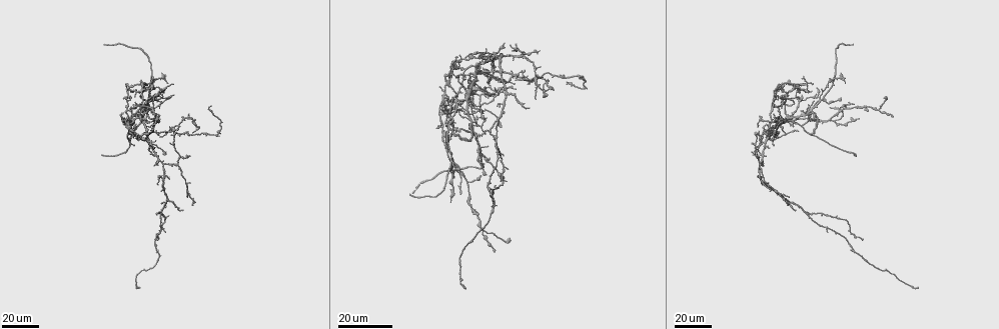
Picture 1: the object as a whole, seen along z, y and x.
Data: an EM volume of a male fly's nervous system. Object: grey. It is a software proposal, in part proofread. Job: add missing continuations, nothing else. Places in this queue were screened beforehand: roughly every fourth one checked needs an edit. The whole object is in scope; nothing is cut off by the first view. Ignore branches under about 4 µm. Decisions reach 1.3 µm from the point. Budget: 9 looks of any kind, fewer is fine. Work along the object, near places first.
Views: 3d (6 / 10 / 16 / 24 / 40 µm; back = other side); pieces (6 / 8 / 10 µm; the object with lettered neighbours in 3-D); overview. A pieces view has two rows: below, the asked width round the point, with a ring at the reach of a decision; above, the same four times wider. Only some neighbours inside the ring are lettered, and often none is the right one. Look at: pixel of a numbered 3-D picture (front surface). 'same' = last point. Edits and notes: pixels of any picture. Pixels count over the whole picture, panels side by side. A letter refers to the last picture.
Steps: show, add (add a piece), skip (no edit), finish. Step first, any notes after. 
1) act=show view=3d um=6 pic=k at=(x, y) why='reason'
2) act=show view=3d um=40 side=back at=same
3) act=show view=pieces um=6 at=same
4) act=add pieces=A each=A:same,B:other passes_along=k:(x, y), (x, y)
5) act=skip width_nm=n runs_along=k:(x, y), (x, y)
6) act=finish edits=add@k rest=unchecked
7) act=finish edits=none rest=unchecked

act=show view=3d um=40 pic=1 at=(459, 129) why='an open end'

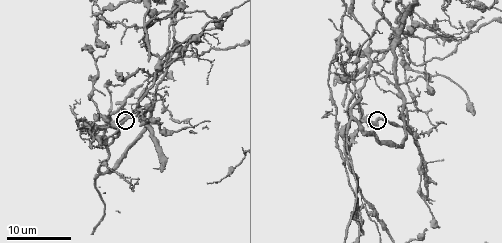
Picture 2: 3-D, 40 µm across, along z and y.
act=show view=pieces um=8 pic=2 at=(376, 123)

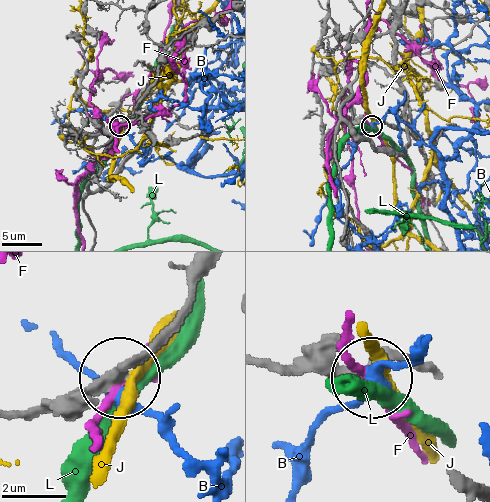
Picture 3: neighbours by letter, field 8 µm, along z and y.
act=skip each=B:other,F:other,J:other,L:other found='none of them fits'

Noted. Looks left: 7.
act=show view=3d um=40 pic=1 at=(168, 179) why='thin end'

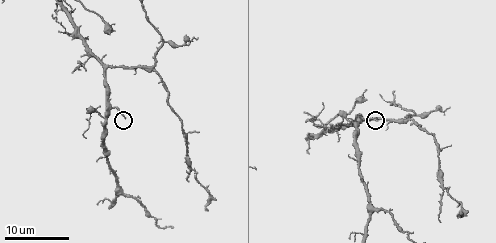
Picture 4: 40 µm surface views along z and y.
act=show view=pieces um=8 pic=4 at=(376, 120)

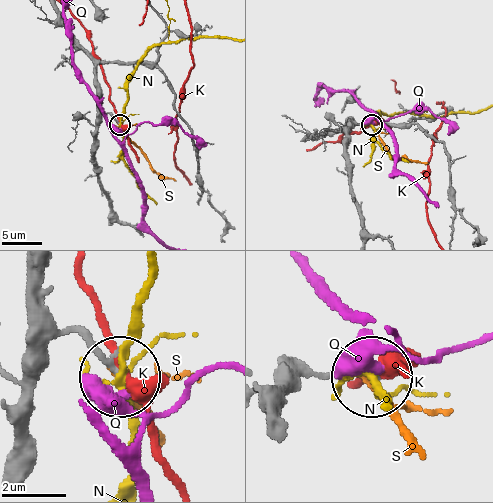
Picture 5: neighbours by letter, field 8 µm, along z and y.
act=skip each=K:other,N:other,Q:other,S:other runs_along=5:(33, 270), (41, 308), (81, 332), (119, 370) found='none of them fits'

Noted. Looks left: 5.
act=show view=3d um=16 pic=2 at=(416, 88) why='free end'

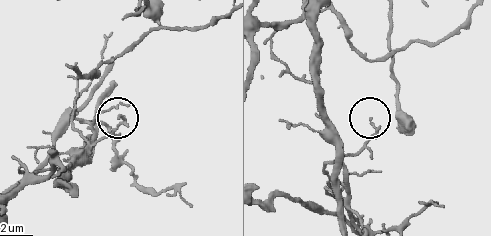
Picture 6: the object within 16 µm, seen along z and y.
act=show view=pieces um=10 pic=6 at=(369, 119) why='see the neighbours'

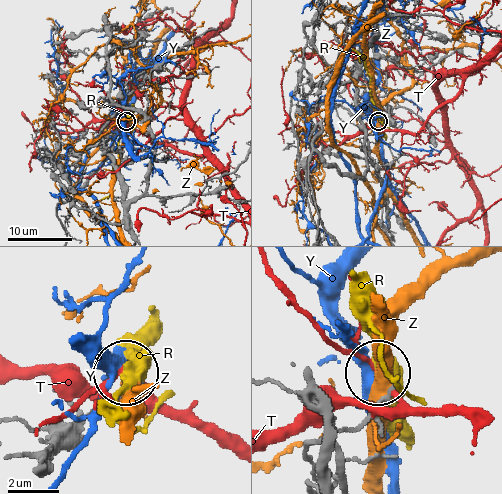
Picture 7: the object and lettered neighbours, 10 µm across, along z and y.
act=skip each=R:other,T:other,Y:other,Z:other found='none of them fits'

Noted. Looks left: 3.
act=show view=3d um=24 pic=2 at=(90, 14) why='an open end'

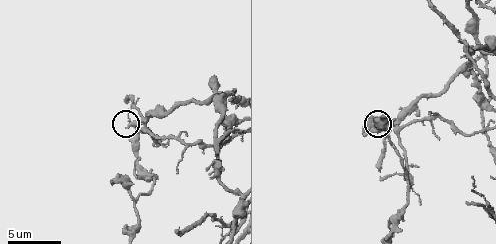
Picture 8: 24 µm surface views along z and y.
act=show view=pieces um=10 pic=8 at=(129, 127) why='what lies round it'

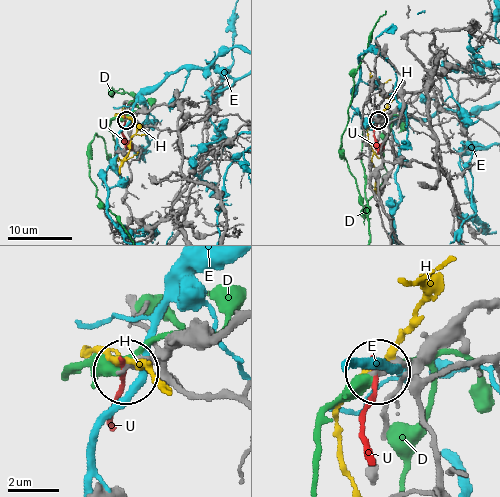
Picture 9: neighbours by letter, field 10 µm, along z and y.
act=skip each=D:other,E:other,H:other,U:other runs_along=9:(221, 330), (189, 334), (157, 362), (126, 368) found='no lettered piece goes on from it'

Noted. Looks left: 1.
act=finish edits=none rest=unchecked

